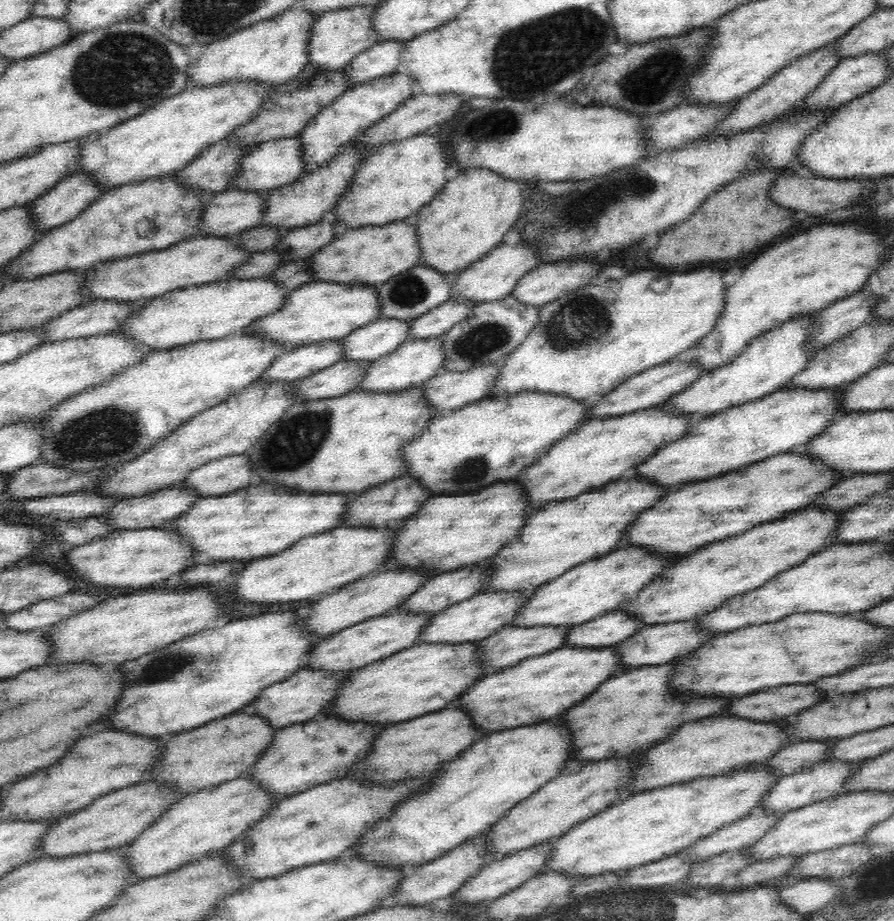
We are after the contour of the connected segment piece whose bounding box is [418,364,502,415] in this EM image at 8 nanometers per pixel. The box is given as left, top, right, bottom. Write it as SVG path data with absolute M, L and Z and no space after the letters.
M502 364L480 366L480 368L466 370L466 372L440 372L434 379L428 380L428 383L424 383L418 388L423 388L424 399L430 403L430 408L436 412L436 415L455 411L464 405L477 403L479 400L491 397L501 374L500 366Z

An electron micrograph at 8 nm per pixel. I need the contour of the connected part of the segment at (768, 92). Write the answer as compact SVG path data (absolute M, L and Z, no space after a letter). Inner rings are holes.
M827 47L816 49L814 52L801 56L791 65L782 68L760 88L749 92L744 98L740 99L736 108L730 112L730 116L724 118L720 124L716 124L716 128L712 128L712 132L708 132L702 137L737 135L757 126L771 123L776 117L788 113L792 108L798 106L810 92L814 92L814 88L820 86L820 82L828 76L828 72L832 72L843 59Z

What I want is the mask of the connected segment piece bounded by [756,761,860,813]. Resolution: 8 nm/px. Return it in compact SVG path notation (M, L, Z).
M828 761L811 765L805 770L800 770L788 776L782 776L776 782L776 786L770 790L770 794L764 798L764 802L757 807L756 813L767 810L787 813L809 804L836 797L840 795L841 789L844 788L844 782L848 782L858 772L858 768L860 768L860 762Z

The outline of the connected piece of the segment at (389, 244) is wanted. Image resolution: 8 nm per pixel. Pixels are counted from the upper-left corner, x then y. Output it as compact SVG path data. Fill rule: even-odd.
M396 221L384 226L356 227L341 232L308 259L312 280L348 285L380 285L420 265L420 243L416 225Z

